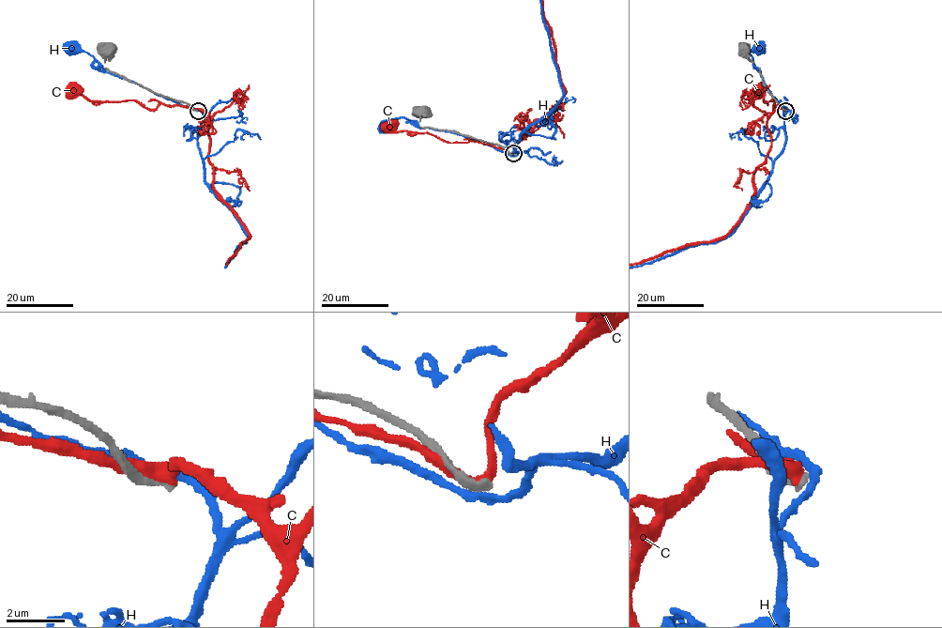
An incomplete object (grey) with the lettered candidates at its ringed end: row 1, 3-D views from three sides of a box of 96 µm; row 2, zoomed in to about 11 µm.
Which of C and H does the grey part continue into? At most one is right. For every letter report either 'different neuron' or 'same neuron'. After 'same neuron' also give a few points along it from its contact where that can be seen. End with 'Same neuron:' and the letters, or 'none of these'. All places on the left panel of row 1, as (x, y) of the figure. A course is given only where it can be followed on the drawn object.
C: different neuron
H: different neuron
Same neuron: none of these

